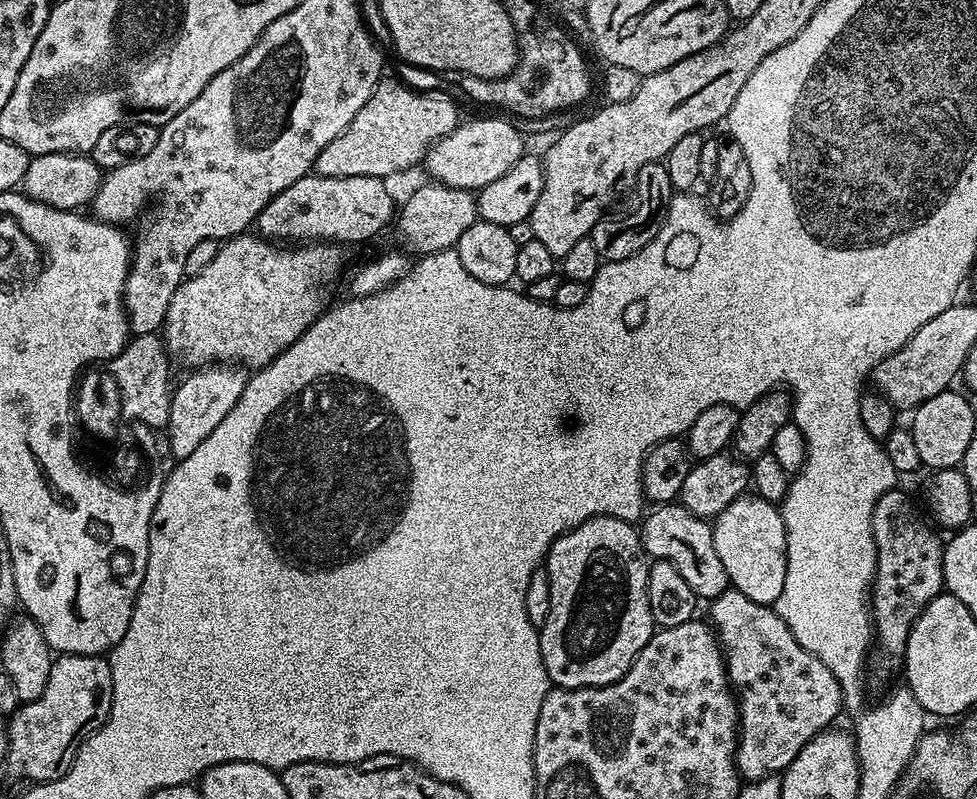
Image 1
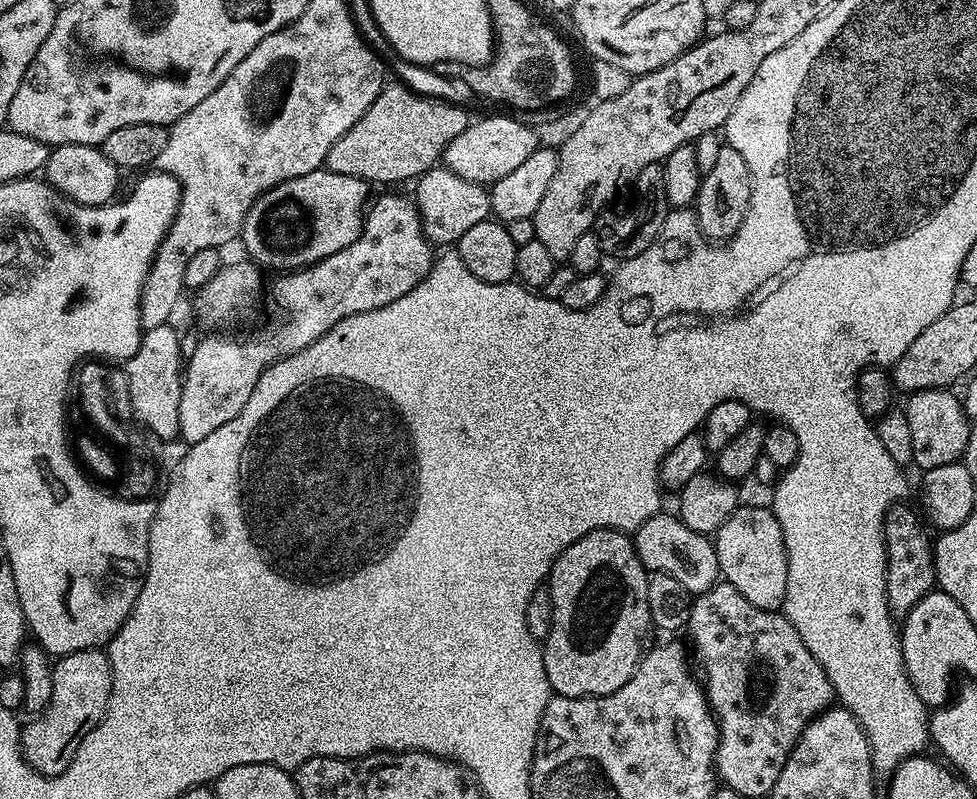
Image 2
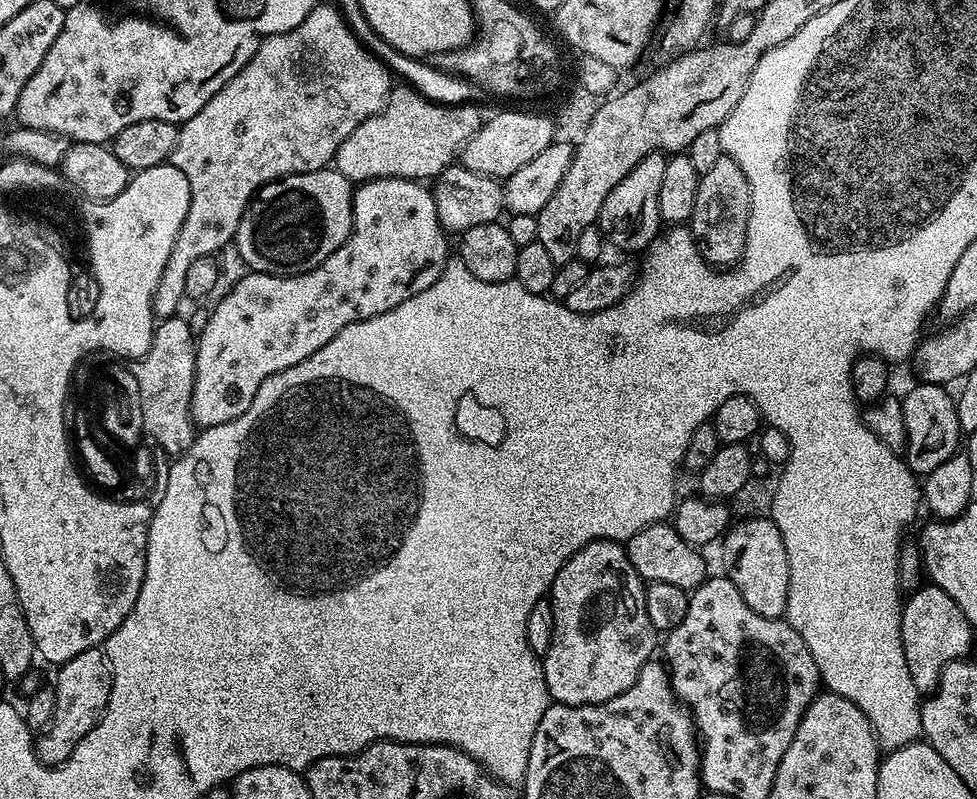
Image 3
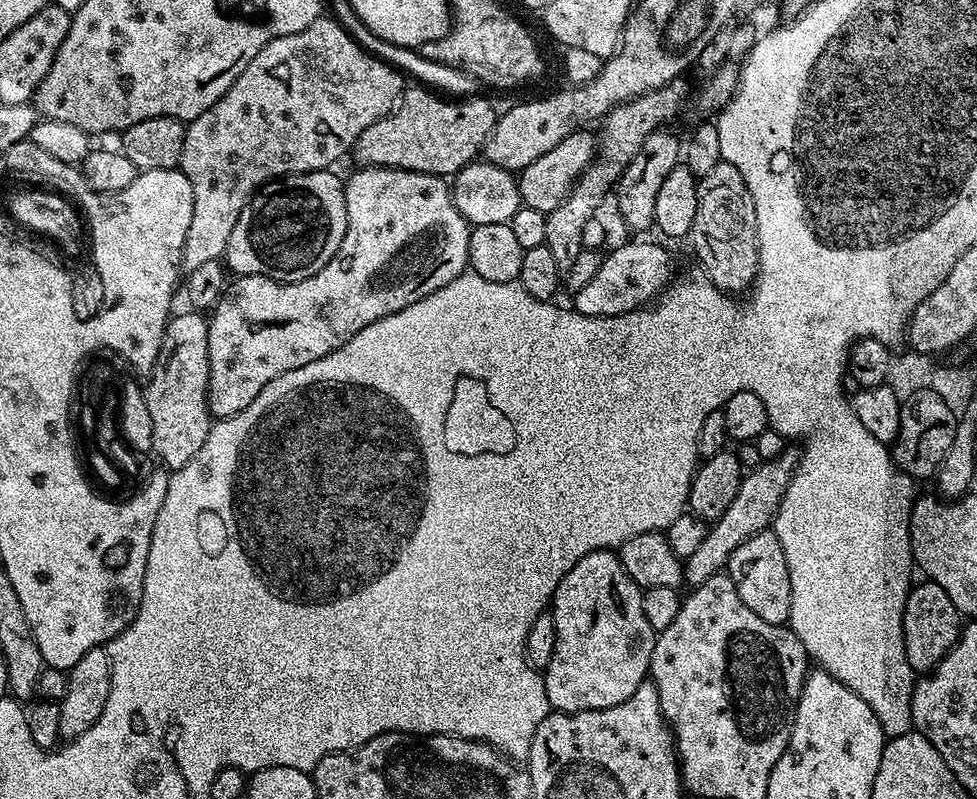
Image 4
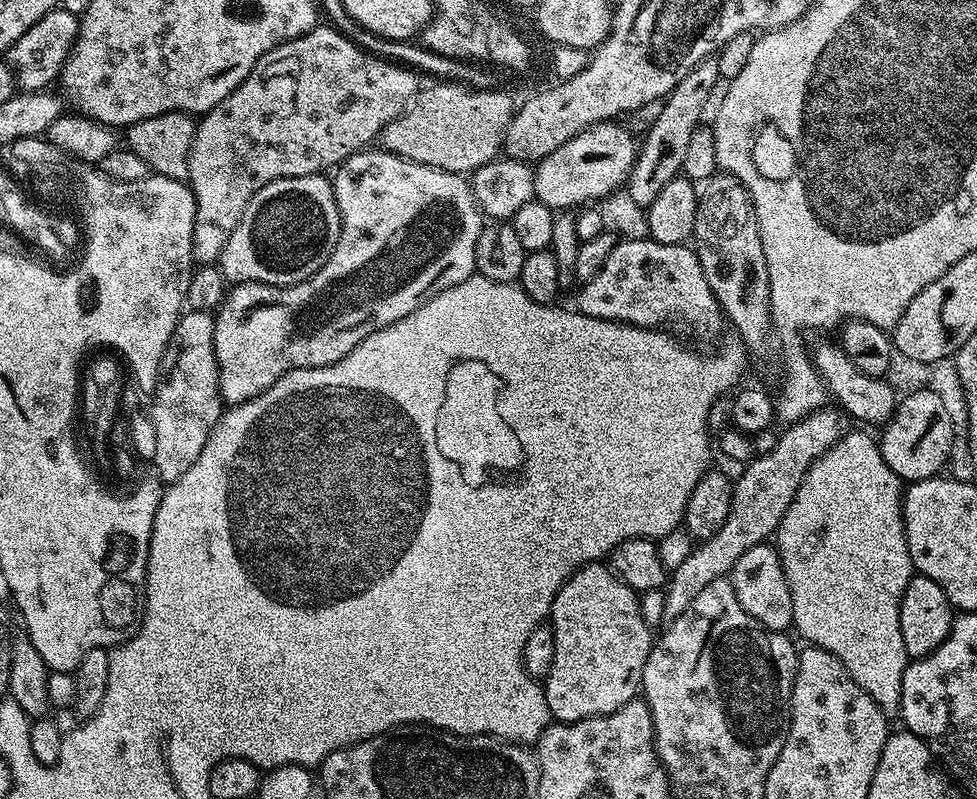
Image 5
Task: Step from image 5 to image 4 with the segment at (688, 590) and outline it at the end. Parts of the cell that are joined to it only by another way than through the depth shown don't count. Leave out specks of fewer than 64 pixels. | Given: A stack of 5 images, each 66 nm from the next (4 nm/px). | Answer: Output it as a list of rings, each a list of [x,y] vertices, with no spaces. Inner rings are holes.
[[[785,447],[784,452],[778,454],[778,458],[763,461],[741,480],[738,494],[734,494],[734,502],[730,502],[726,514],[714,521],[707,529],[698,550],[683,561],[685,585],[695,586],[706,582],[706,578],[721,575],[725,571],[730,554],[734,554],[734,550],[738,550],[738,546],[742,546],[746,538],[765,531],[773,523],[786,488],[796,473],[798,452],[792,448],[795,447]]]

